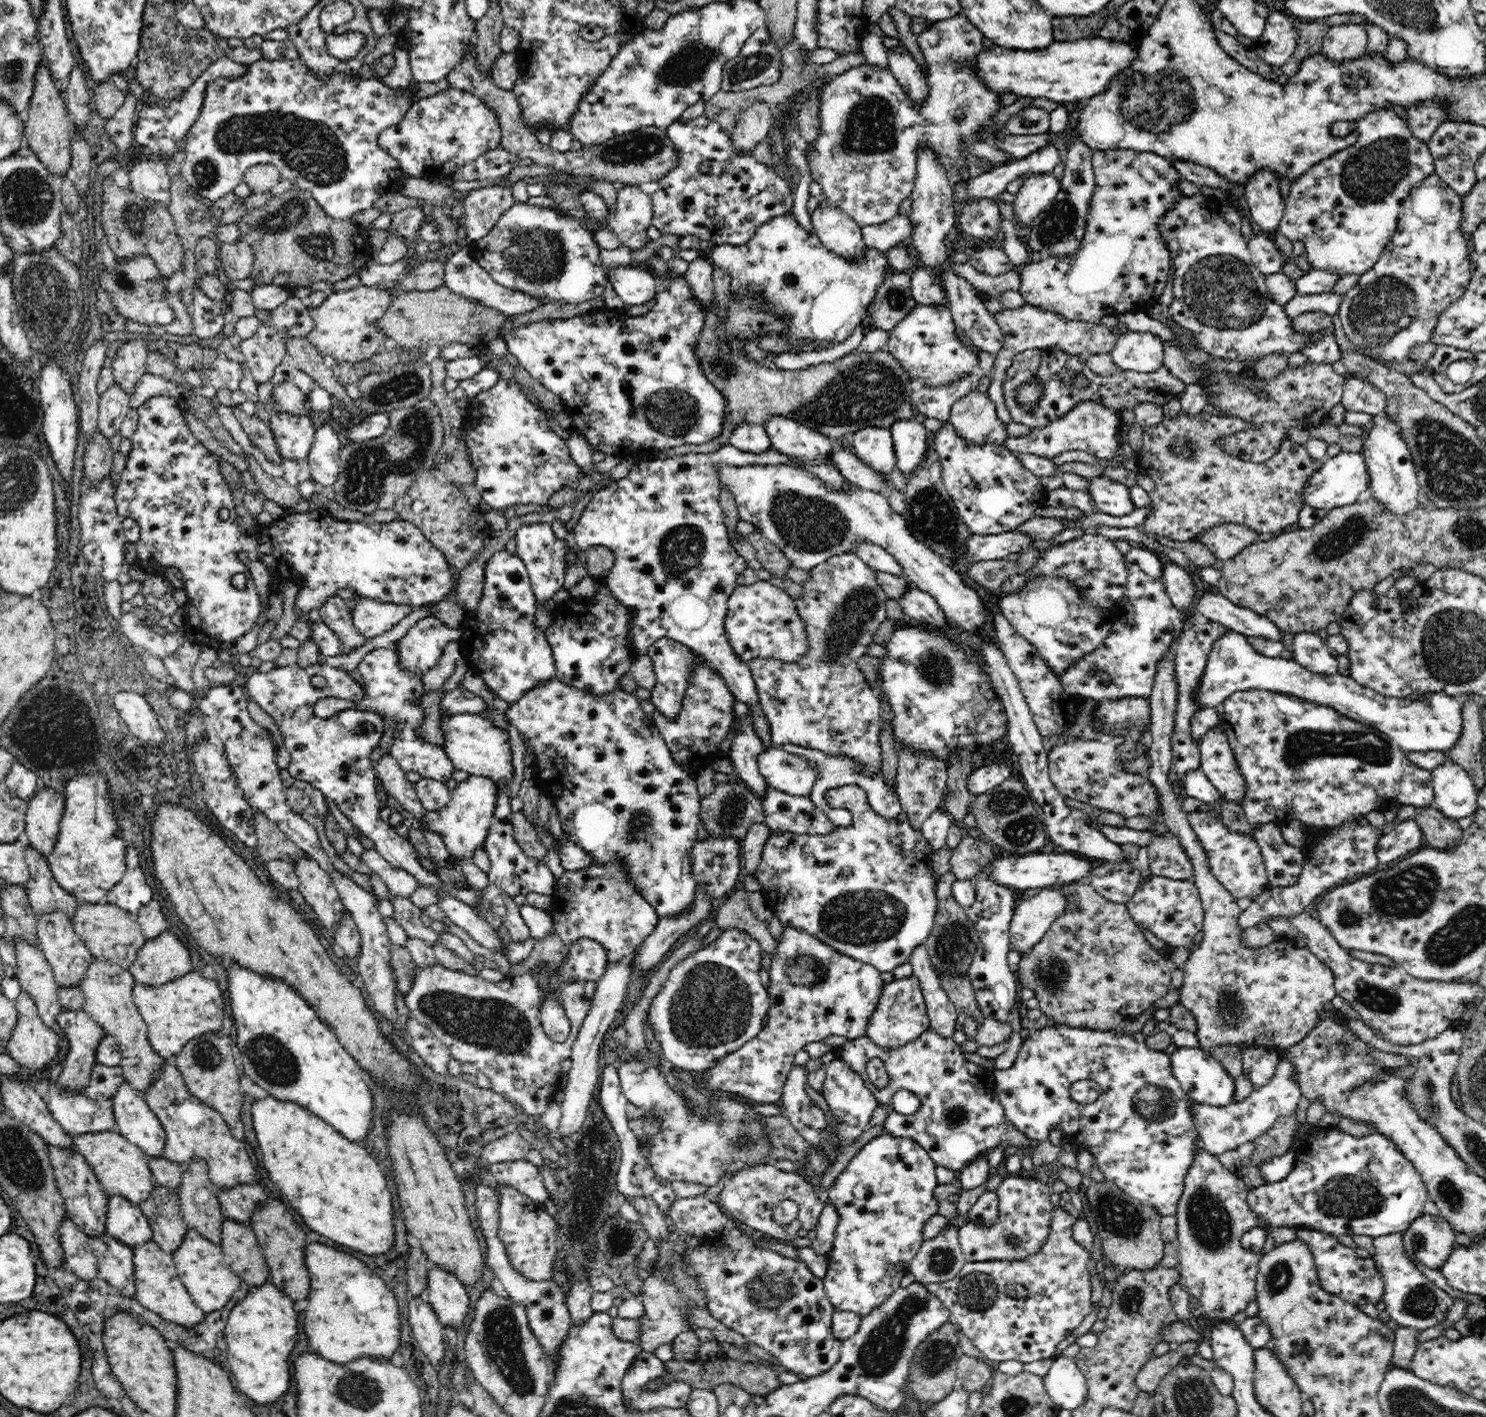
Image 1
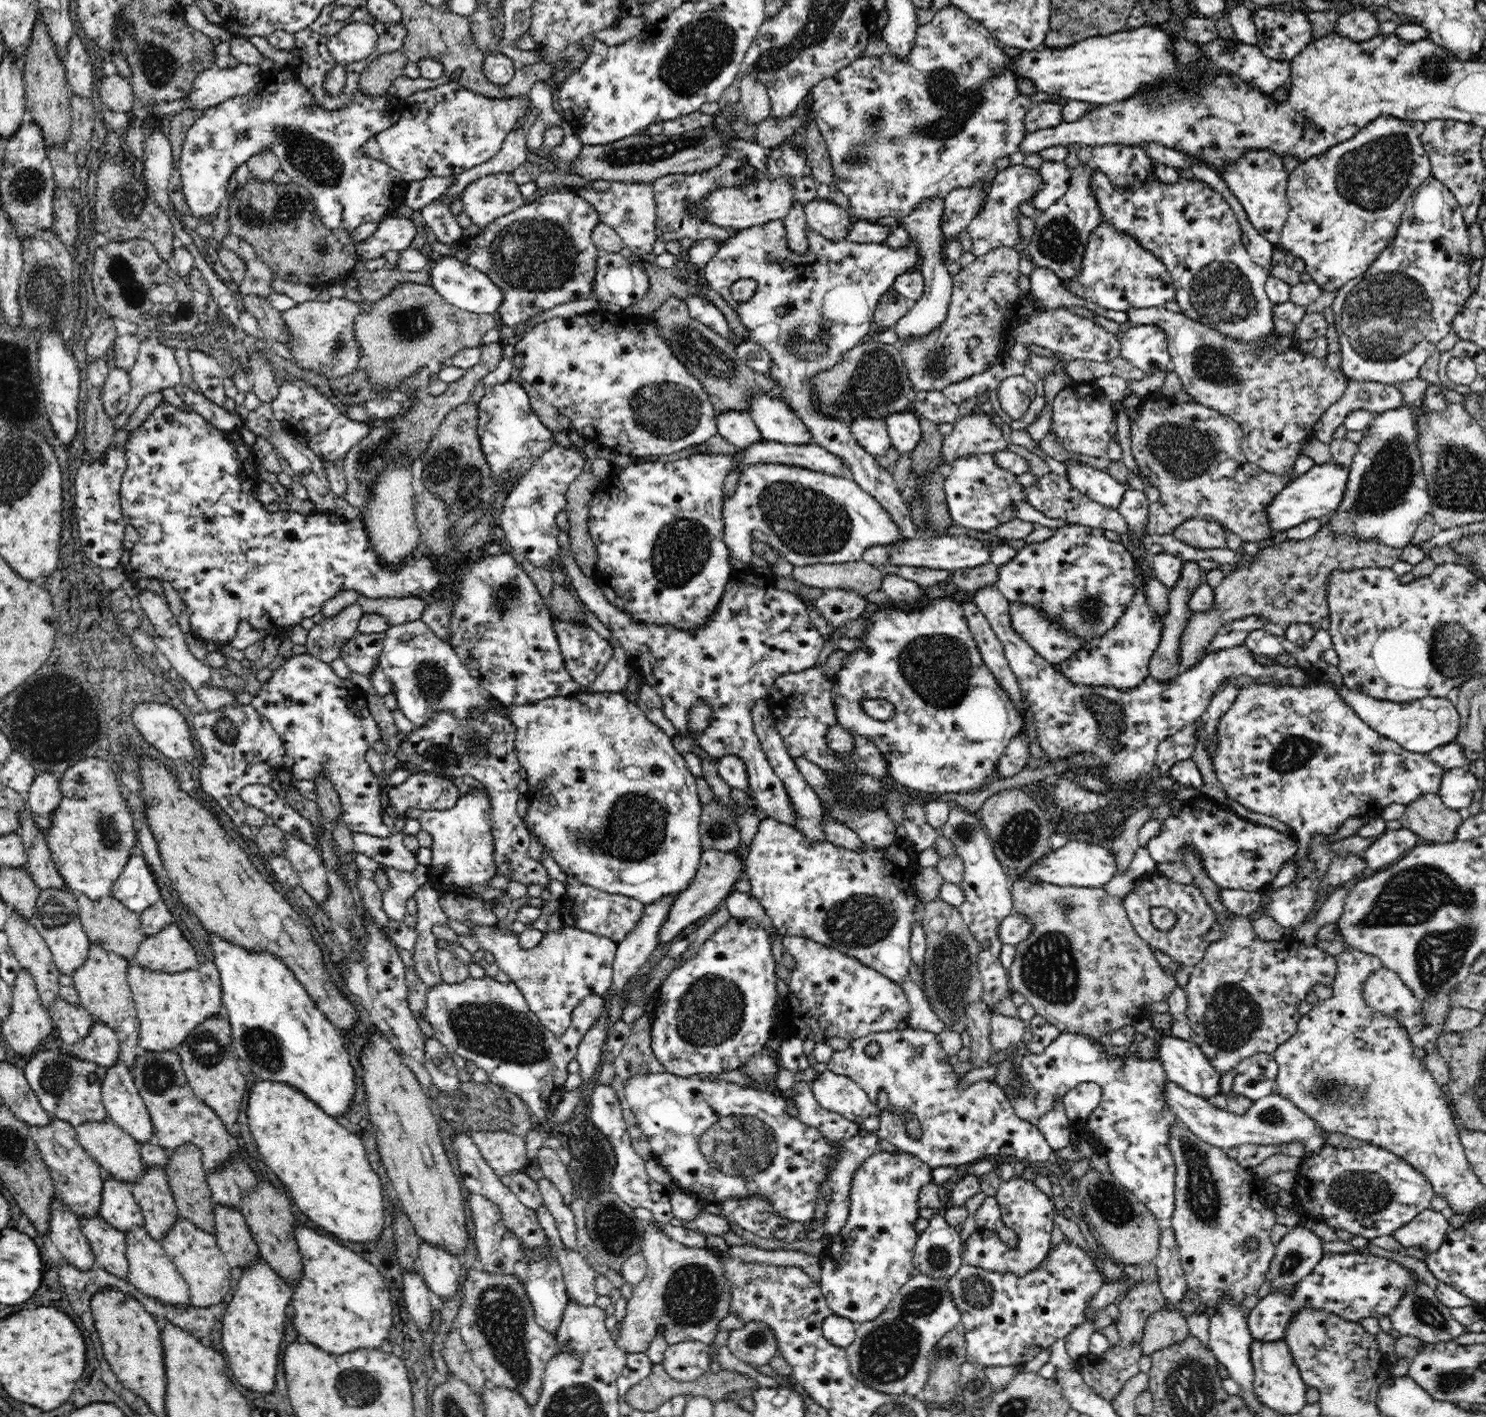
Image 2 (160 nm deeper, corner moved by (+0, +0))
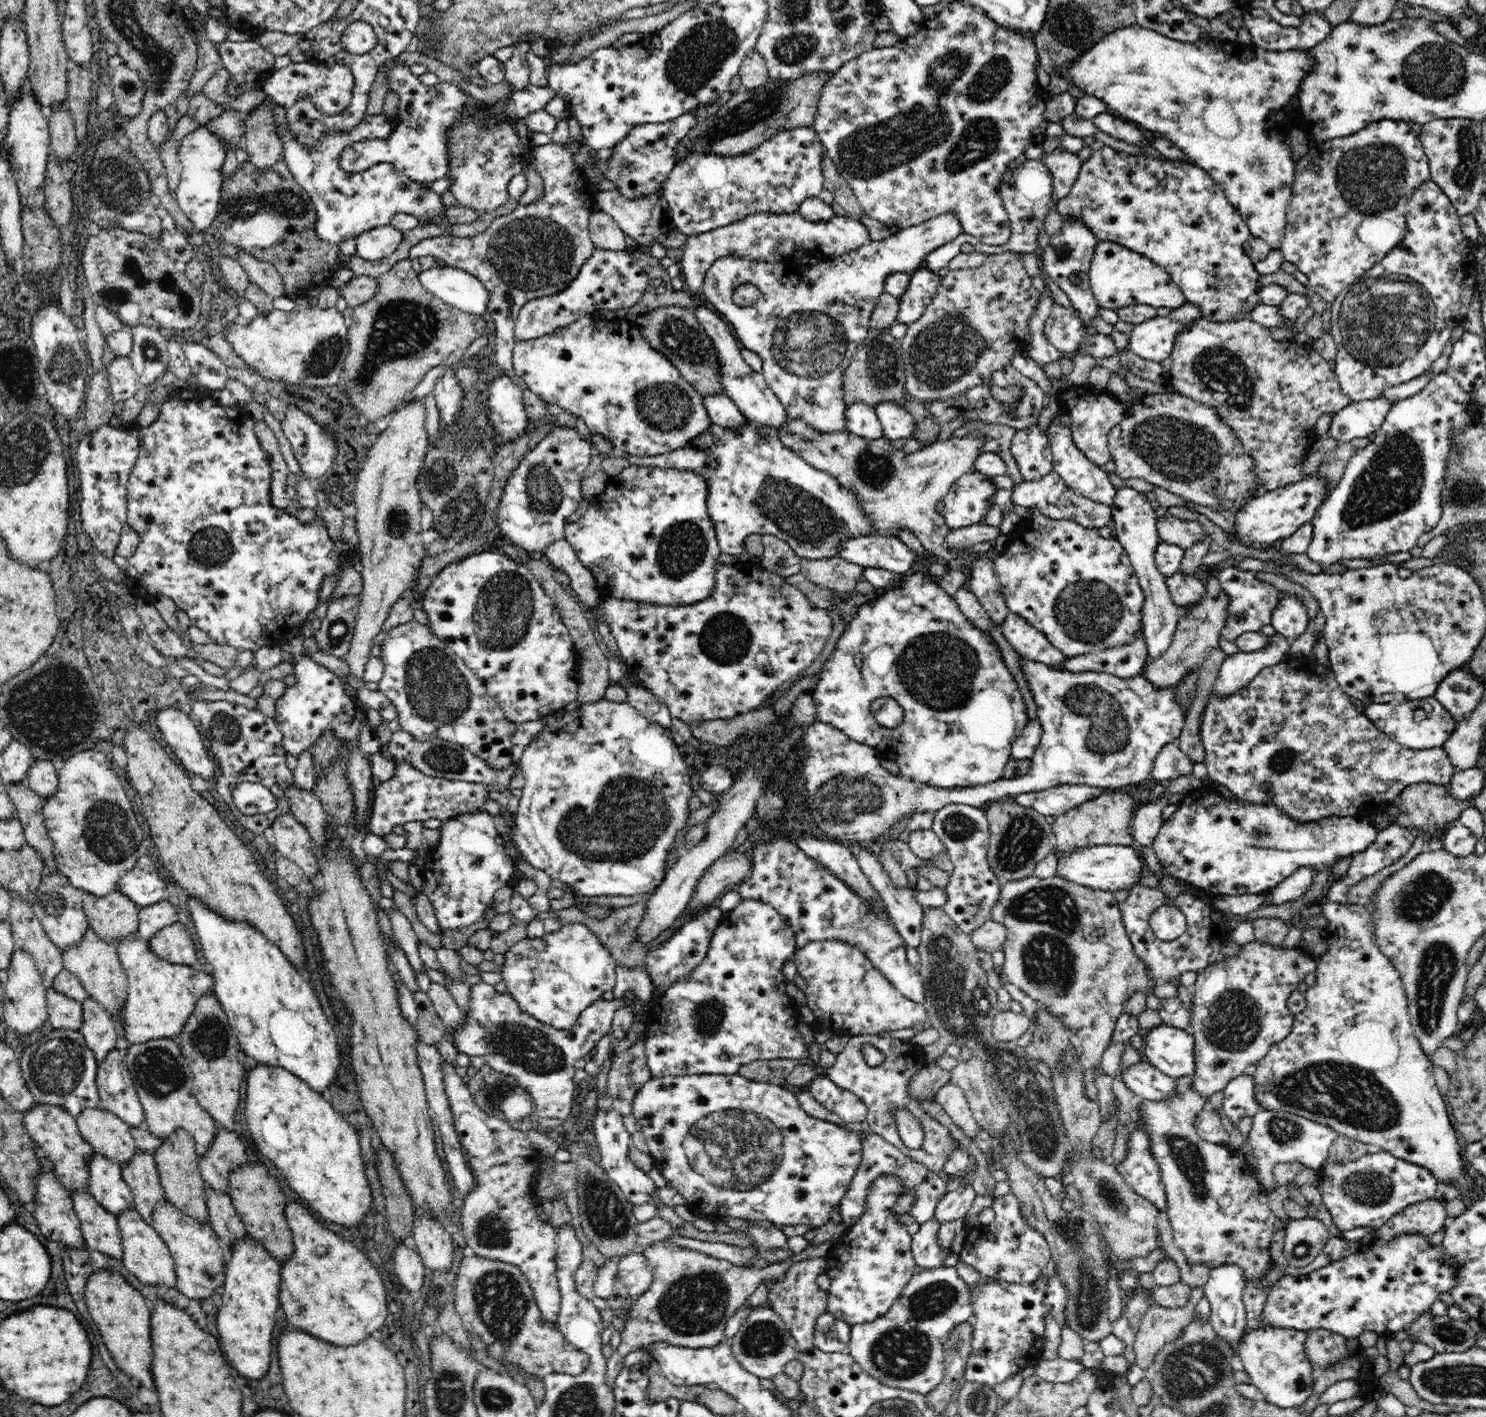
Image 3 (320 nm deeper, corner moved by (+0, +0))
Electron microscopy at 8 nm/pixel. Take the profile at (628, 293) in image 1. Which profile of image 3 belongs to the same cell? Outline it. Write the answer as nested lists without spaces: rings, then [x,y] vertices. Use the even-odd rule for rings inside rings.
[[[595,249],[566,290],[528,301],[522,306],[515,320],[515,341],[540,338],[576,322],[582,316],[592,316],[595,311],[630,308],[642,298],[648,285],[649,276],[630,256],[628,250]]]

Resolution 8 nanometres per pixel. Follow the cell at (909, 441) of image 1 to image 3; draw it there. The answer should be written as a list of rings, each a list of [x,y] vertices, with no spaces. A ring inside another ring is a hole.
[[[879,402],[875,411],[883,428],[883,436],[887,439],[892,441],[913,436],[916,428],[913,416],[897,402]]]

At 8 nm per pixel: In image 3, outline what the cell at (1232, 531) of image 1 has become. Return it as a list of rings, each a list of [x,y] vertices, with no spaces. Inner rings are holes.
[[[1169,514],[1157,519],[1157,529],[1161,542],[1180,546],[1184,550],[1208,537],[1198,521],[1182,520]]]

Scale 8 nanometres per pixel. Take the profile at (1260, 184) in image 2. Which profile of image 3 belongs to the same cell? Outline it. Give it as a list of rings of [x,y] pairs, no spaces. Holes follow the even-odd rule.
[[[1137,23],[1132,26],[1115,30],[1113,33],[1100,38],[1095,42],[1094,46],[1090,46],[1084,54],[1080,54],[1072,64],[1064,66],[1064,77],[1070,79],[1070,84],[1081,88],[1086,96],[1094,96],[1101,100],[1102,103],[1109,107],[1109,111],[1123,118],[1127,122],[1133,123],[1140,129],[1150,135],[1161,135],[1167,140],[1170,140],[1178,147],[1186,157],[1199,168],[1202,168],[1214,181],[1219,184],[1228,197],[1230,204],[1234,206],[1240,213],[1242,220],[1247,224],[1251,235],[1255,238],[1260,238],[1263,242],[1270,244],[1274,250],[1279,250],[1282,238],[1286,229],[1286,216],[1292,198],[1292,182],[1296,177],[1297,162],[1294,161],[1292,151],[1290,151],[1290,142],[1288,136],[1280,134],[1278,122],[1280,122],[1280,110],[1288,108],[1290,100],[1294,98],[1298,102],[1298,94],[1300,93],[1300,84],[1304,80],[1304,76],[1310,74],[1314,59],[1310,54],[1303,50],[1285,50],[1285,51],[1270,51],[1264,47],[1258,47],[1254,44],[1240,43],[1238,40],[1235,43],[1225,42],[1224,46],[1220,46],[1216,50],[1216,46],[1204,46],[1204,42],[1198,39],[1198,42],[1182,42],[1174,40],[1162,34],[1154,32],[1147,28],[1142,28]]]

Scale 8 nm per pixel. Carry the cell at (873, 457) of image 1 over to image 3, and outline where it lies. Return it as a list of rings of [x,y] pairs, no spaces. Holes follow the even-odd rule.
[[[856,401],[847,406],[845,412],[847,429],[854,435],[866,439],[877,439],[883,436],[883,428],[879,421],[875,406]]]

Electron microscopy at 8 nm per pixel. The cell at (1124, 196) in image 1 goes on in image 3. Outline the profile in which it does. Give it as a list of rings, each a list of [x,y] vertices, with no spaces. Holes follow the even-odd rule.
[[[1098,242],[1090,260],[1089,281],[1098,306],[1102,308],[1116,310],[1125,306],[1143,304],[1153,306],[1155,309],[1175,309],[1186,303],[1184,293],[1164,268],[1154,264],[1143,254],[1114,242]]]

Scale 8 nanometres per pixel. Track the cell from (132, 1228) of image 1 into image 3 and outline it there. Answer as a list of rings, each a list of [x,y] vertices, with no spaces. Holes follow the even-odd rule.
[[[94,1153],[89,1160],[89,1183],[87,1190],[111,1214],[119,1217],[126,1211],[135,1210],[133,1194],[122,1176],[122,1164],[110,1160],[102,1154]]]

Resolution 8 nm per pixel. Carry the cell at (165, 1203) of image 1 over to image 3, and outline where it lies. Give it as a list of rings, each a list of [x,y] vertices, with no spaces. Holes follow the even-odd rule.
[[[137,1150],[126,1164],[122,1164],[121,1173],[133,1194],[135,1210],[147,1223],[151,1224],[154,1205],[156,1205],[156,1202],[166,1200],[153,1154]]]

